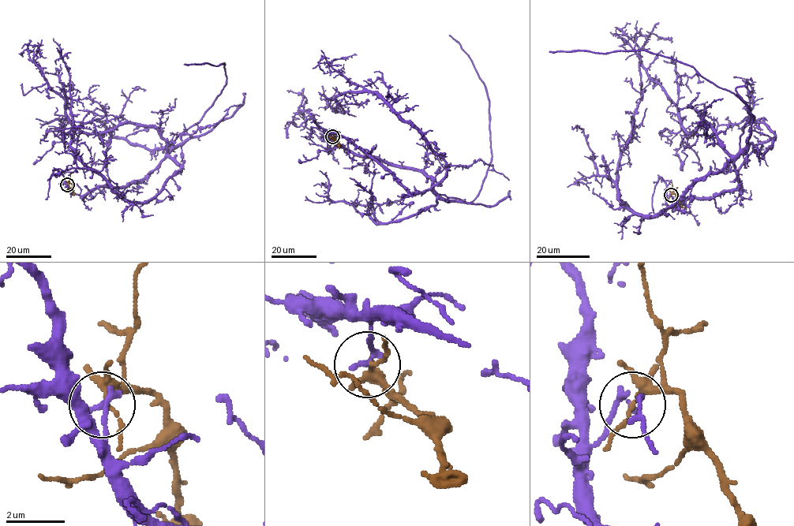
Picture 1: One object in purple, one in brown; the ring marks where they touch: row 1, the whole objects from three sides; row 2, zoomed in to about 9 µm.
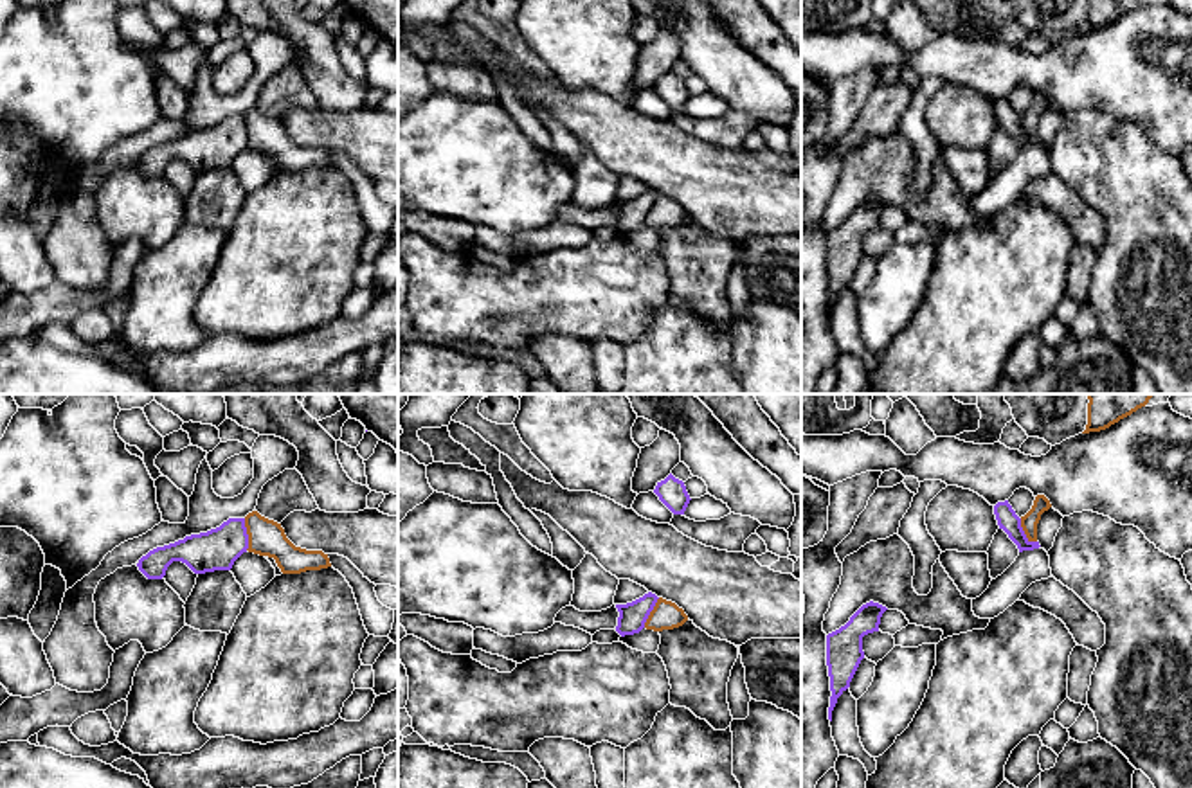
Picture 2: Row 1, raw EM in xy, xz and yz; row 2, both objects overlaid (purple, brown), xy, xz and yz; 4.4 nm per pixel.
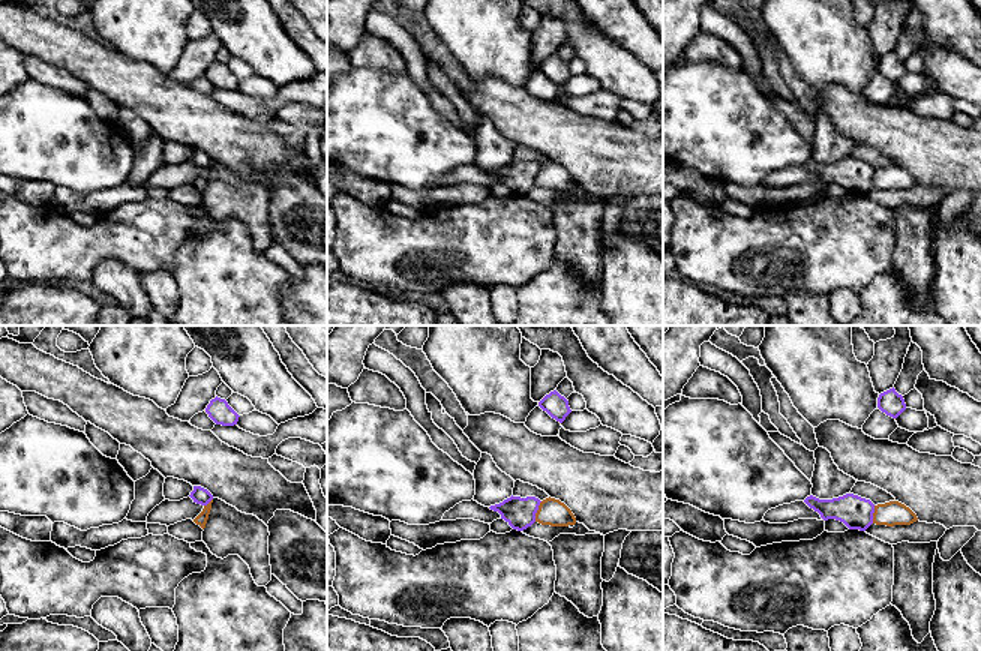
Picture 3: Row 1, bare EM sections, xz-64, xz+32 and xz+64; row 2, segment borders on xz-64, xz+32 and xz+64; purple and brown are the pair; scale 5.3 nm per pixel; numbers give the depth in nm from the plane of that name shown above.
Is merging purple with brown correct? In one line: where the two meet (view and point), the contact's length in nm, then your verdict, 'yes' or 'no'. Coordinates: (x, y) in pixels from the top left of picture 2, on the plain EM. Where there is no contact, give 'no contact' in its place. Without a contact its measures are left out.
xy (247, 132) | 140 nm | no

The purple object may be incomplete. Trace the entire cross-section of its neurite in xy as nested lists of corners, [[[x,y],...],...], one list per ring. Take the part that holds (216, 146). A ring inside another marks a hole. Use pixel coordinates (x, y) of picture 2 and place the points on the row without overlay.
[[[229,115],[216,126],[149,148],[137,164],[148,176],[162,176],[173,158],[185,160],[194,171],[230,167],[247,146],[245,115]]]

